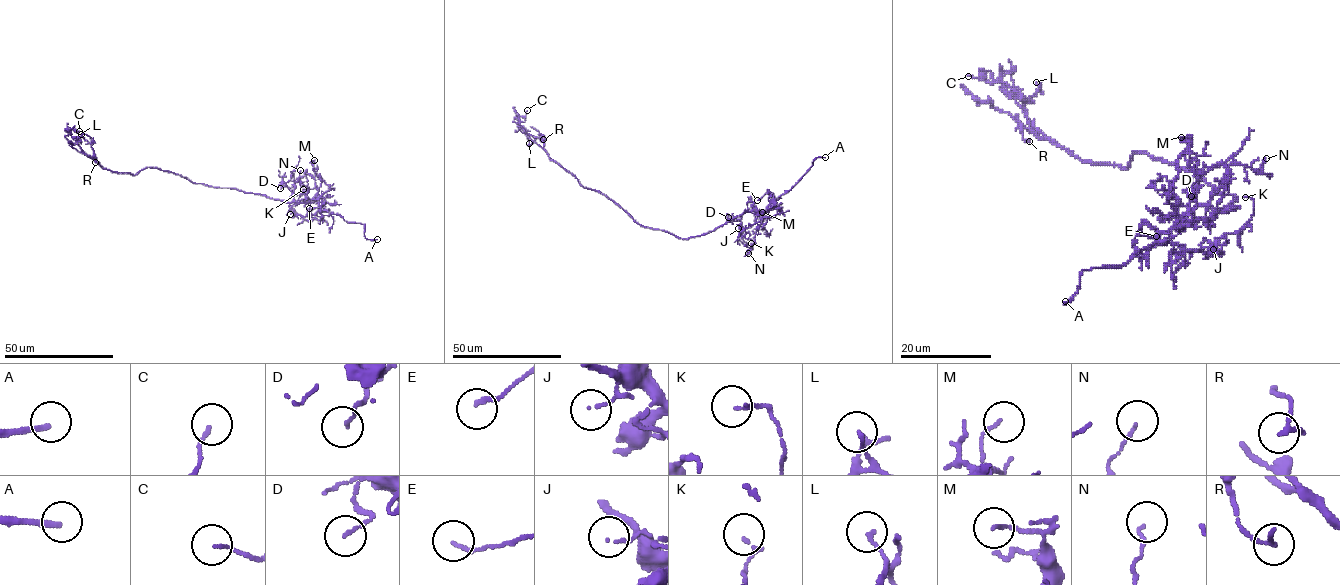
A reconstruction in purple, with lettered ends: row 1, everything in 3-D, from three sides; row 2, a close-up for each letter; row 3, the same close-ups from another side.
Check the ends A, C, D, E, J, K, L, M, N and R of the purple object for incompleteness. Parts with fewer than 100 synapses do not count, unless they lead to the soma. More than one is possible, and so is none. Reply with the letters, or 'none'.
A

